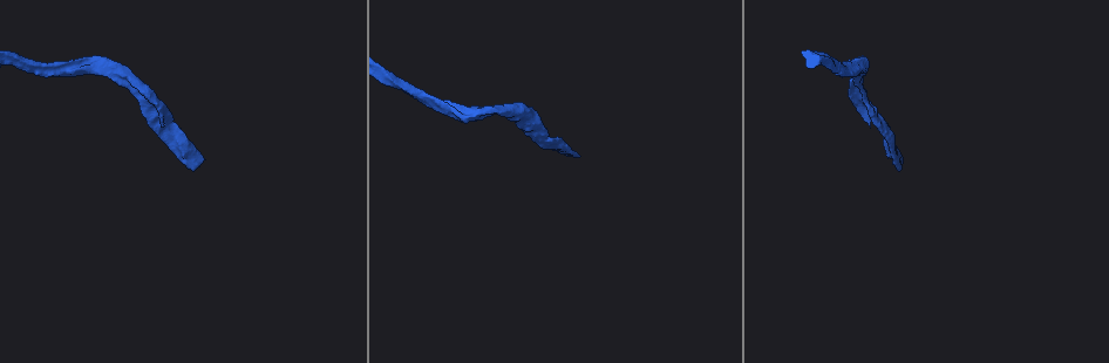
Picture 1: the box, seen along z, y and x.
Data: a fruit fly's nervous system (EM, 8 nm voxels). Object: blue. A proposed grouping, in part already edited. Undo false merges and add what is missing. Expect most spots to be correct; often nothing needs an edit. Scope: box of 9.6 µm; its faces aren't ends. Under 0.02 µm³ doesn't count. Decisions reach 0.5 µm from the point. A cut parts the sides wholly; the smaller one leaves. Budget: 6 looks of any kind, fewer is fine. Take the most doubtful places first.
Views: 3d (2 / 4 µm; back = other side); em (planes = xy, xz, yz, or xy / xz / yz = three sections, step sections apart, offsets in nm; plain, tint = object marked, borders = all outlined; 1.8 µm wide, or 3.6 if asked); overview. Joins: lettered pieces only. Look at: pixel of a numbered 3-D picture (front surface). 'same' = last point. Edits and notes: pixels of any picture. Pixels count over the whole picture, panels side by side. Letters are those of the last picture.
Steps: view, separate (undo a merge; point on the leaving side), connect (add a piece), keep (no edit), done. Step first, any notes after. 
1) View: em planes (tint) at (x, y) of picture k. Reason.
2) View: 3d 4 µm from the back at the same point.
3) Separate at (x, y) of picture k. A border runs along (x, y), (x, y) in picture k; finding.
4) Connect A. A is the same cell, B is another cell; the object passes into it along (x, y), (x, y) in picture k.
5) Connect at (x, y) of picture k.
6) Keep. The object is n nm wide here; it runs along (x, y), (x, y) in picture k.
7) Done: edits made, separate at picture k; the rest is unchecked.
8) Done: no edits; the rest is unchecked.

View: 3d 4 µm at (899, 161) of picture 1. Free end.

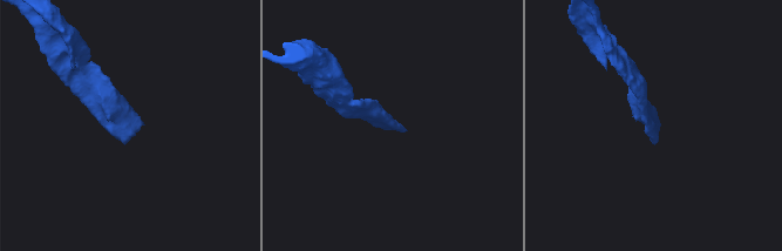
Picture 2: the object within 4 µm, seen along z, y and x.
View: em planes (plain) at (140, 128) of picture 2.

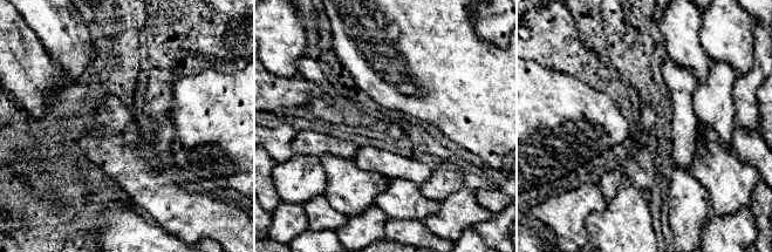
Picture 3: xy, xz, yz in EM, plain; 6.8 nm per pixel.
View: em planes (borders) at the same point. What lies round it.

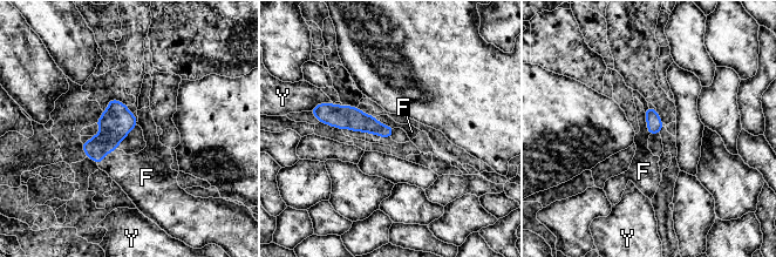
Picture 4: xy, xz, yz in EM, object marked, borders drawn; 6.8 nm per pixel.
Connect F. F is the same cell, Y is another cell; the object passes into it along (116, 122), (106, 154), (136, 174) in picture 4; it goes on there.

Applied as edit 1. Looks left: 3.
View: 3d 4 µm at (535, 123) of picture 1. Sharp bend.

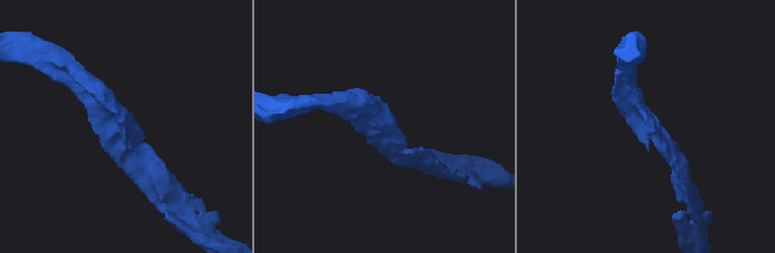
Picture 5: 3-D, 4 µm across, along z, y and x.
View: em xz step 8 (tint) at (120, 113) of picture 5. Now the EM.

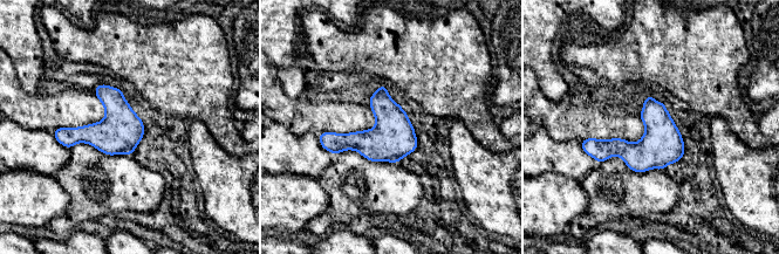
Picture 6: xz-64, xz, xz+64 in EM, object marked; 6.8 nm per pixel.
View: em planes (borders) at the same point.

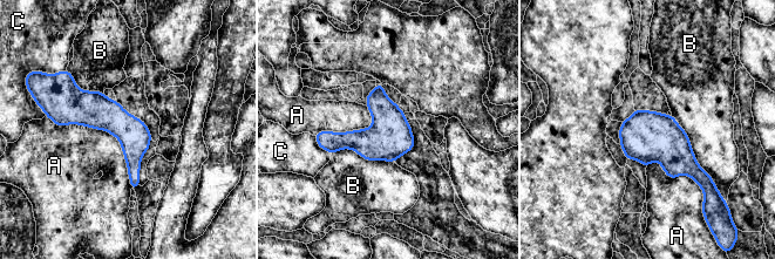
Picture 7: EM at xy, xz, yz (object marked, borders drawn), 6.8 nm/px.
Keep. The object is 220 nm wide here; the longest contact is with A, 750 nm; A, B and C are other cells; continuous, no second neuron.

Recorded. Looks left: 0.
Done: edits made, connect at picture 4; the rest is unchecked.

